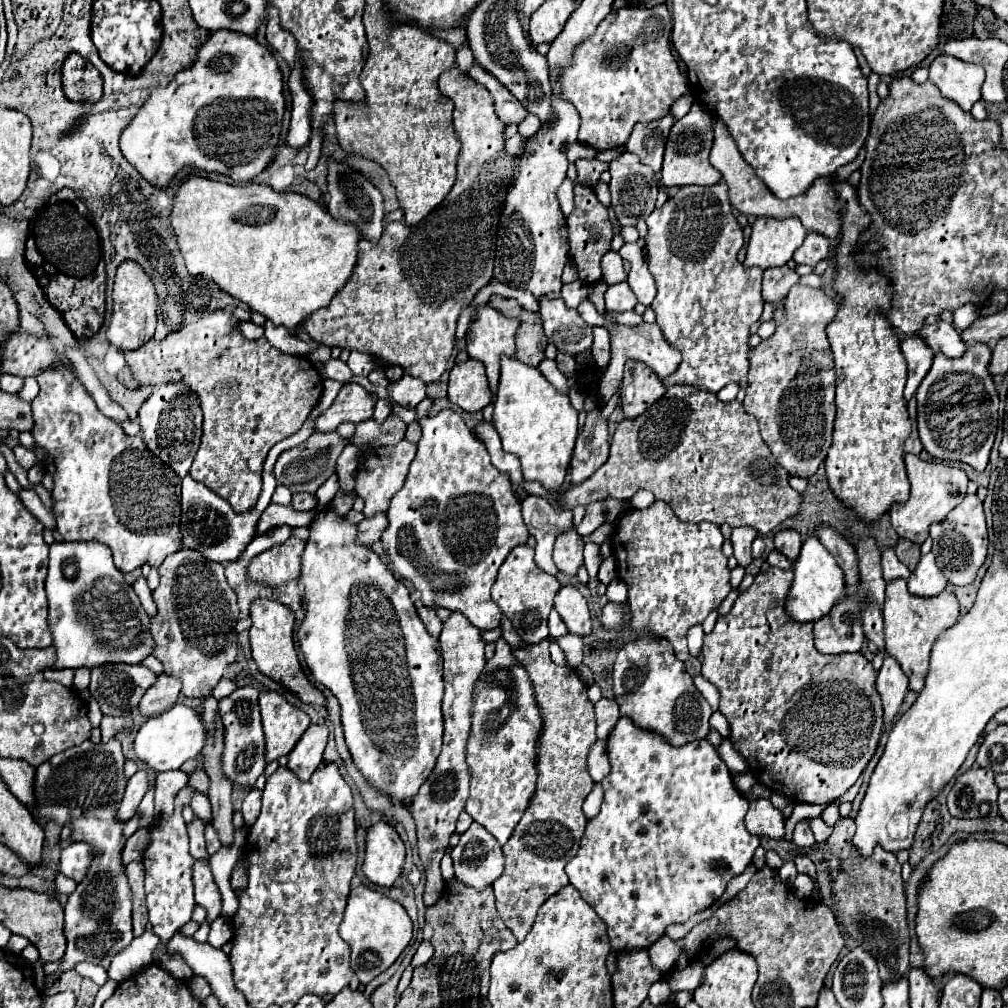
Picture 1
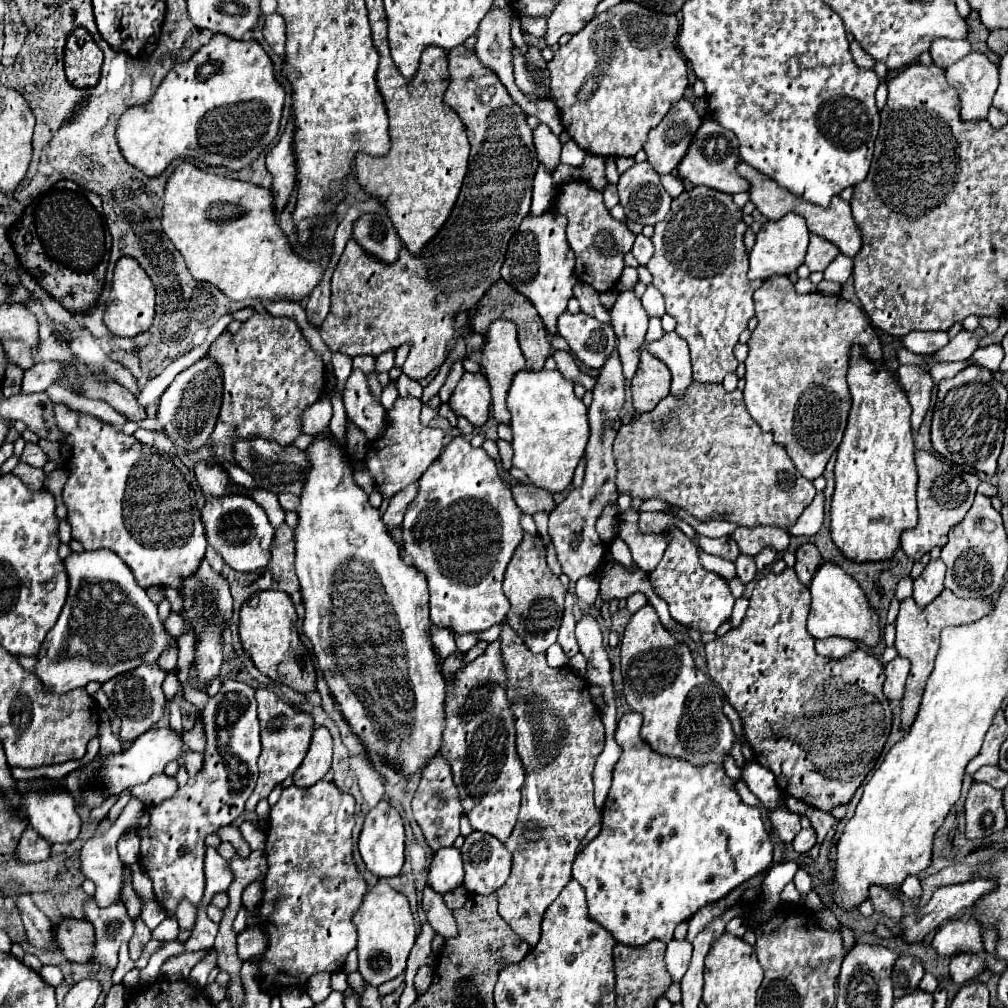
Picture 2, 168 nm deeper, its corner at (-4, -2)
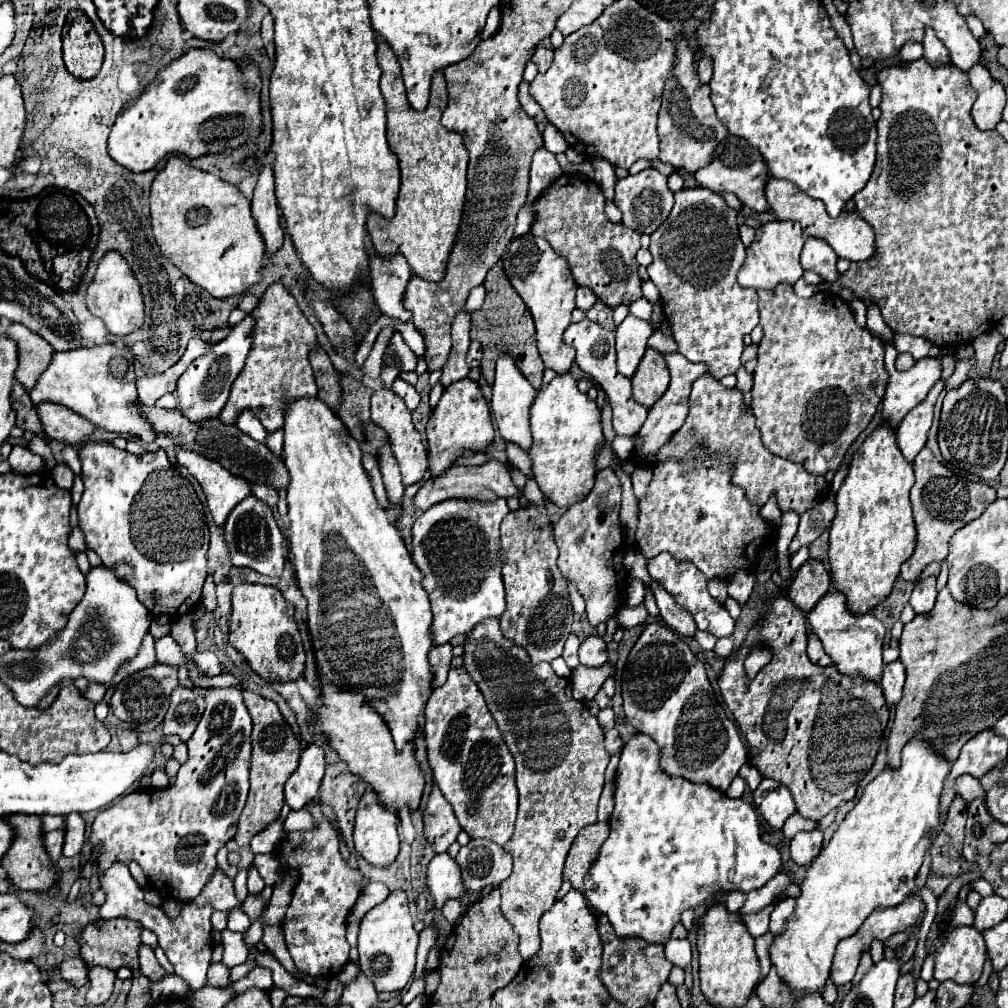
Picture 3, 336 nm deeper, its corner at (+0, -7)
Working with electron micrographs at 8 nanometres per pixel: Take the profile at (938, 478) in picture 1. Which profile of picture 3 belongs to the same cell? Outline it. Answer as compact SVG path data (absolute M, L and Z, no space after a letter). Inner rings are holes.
M922 448L922 452L914 460L914 474L916 482L910 492L918 542L914 548L914 554L902 564L900 576L904 580L916 582L922 568L934 560L944 560L948 554L948 540L950 536L968 524L970 520L978 518L986 504L996 500L996 490L984 482L970 482L966 478L956 476L952 470L948 470L942 462L938 462L928 448Z

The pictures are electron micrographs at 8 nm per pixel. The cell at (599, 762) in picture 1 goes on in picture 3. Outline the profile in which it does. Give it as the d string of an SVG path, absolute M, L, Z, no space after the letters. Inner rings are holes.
M588 636L586 640L582 640L578 648L578 656L580 656L580 664L584 666L590 666L590 668L602 666L608 660L606 642L600 636Z

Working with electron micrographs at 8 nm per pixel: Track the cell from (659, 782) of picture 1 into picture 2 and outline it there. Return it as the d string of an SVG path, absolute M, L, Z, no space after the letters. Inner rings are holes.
M634 711L622 715L622 719L618 721L618 729L616 729L614 737L616 737L616 743L622 747L622 755L620 755L620 759L618 759L618 763L614 767L612 787L610 787L608 799L606 799L604 809L602 809L602 831L600 831L600 835L594 841L590 841L584 847L584 851L576 857L574 867L572 867L572 877L586 891L590 917L596 919L602 927L606 927L614 935L614 939L618 943L622 943L622 945L646 945L652 939L658 939L662 943L670 943L672 941L672 933L674 933L678 923L688 921L700 907L724 899L732 889L736 889L742 883L746 883L748 879L764 873L770 867L770 863L772 863L772 843L770 843L770 837L768 837L768 833L764 829L764 821L762 821L760 809L742 803L740 795L734 791L734 781L724 773L724 769L722 767L714 767L714 763L708 763L704 767L690 767L690 763L686 763L682 759L670 759L670 757L658 755L640 737L640 727L642 727L642 715L638 715Z

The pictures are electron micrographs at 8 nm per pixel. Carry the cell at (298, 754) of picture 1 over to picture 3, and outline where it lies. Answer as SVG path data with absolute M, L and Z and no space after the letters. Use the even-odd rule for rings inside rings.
M308 744L300 756L298 770L288 778L284 796L292 810L300 810L308 800L316 798L320 782L324 778L324 750L318 744Z

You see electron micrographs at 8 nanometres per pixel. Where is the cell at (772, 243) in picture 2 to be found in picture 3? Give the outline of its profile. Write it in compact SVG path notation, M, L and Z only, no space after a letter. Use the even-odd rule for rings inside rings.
M792 220L766 222L756 230L756 240L746 248L746 262L738 272L738 284L746 288L774 288L780 282L796 282L802 276L800 250L804 246L804 234L800 224Z

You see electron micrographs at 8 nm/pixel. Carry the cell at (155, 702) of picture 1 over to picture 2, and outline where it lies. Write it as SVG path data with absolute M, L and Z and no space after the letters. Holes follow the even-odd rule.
M170 671L170 673L168 673L166 683L162 685L162 689L164 689L164 695L166 695L166 699L168 699L168 701L172 701L172 699L176 697L176 693L178 693L178 689L180 689L180 683L178 683L178 677L176 677L176 673L174 673L174 671Z

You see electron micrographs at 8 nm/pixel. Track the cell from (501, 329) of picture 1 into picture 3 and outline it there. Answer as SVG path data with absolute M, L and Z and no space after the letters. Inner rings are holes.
M504 350L496 360L496 378L492 384L492 416L496 420L500 436L504 440L516 442L522 450L528 450L532 446L532 436L530 436L530 426L528 426L528 410L530 410L534 396L536 396L536 390L530 386L526 376L522 376L522 372L514 364L510 352Z

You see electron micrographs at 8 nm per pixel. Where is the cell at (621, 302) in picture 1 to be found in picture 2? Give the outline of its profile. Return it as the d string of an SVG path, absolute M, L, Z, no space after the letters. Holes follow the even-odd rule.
M626 291L620 293L614 307L610 309L612 327L618 337L618 357L622 361L622 371L626 381L632 380L638 363L640 351L644 343L644 335L648 331L648 315L640 303L640 299Z

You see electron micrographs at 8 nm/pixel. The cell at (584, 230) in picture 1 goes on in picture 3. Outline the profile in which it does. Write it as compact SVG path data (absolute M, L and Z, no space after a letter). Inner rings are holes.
M562 174L536 198L530 232L534 236L544 236L556 254L568 260L578 286L592 288L596 298L616 308L618 304L630 304L642 298L640 278L636 274L640 234L622 224L612 224L604 214L604 204L606 198L594 182L580 180L576 174Z

